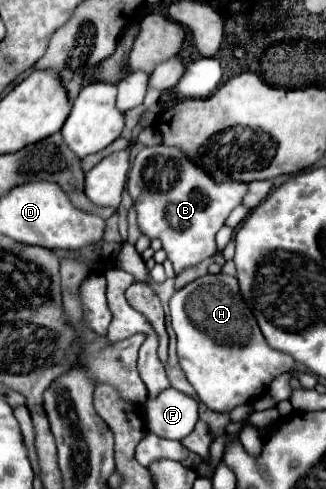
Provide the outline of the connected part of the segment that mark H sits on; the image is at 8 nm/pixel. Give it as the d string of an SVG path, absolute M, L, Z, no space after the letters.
M228 274L200 276L170 300L172 328L178 338L178 358L200 400L216 412L230 412L262 394L270 382L294 366L294 358L268 346L258 322L240 296L238 280Z

